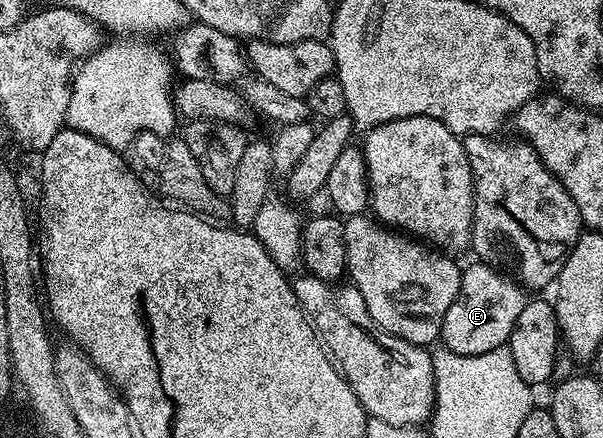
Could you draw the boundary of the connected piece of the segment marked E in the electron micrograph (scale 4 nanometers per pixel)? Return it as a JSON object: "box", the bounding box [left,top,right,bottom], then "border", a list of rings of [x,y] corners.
{"box":[439,262,529,356],"border":[[[482,262],[474,263],[462,269],[459,293],[453,306],[445,310],[439,331],[442,347],[458,356],[485,354],[504,347],[510,341],[513,326],[517,326],[517,318],[529,299],[528,293],[512,277]]]}

